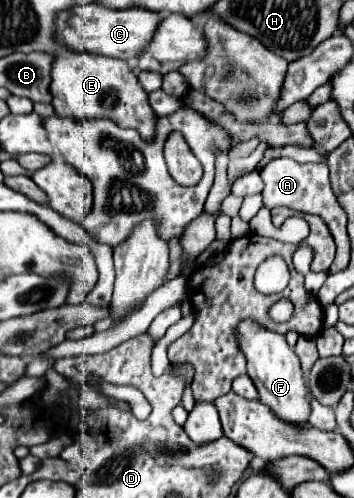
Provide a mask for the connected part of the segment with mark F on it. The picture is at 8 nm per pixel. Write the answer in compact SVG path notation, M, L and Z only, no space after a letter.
M243 320L237 324L237 344L239 350L245 354L247 374L259 390L259 400L265 402L279 418L293 424L305 424L309 418L307 386L303 382L299 358L287 344L285 336L267 330L259 322Z

